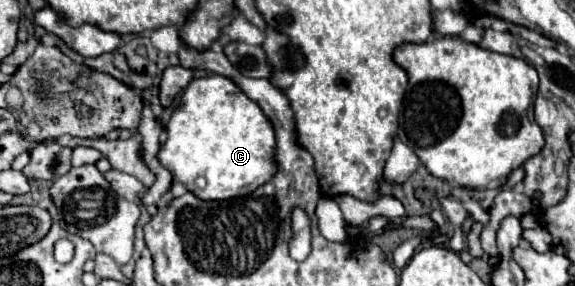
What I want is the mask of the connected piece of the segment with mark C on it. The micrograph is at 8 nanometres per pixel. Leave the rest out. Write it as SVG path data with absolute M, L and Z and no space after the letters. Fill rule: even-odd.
M215 74L189 82L181 96L181 106L177 106L167 124L167 142L157 158L195 196L203 200L229 200L251 194L275 176L275 146L275 128L259 110L259 104L251 102L231 78ZM197 176L207 178L205 188L195 186Z

